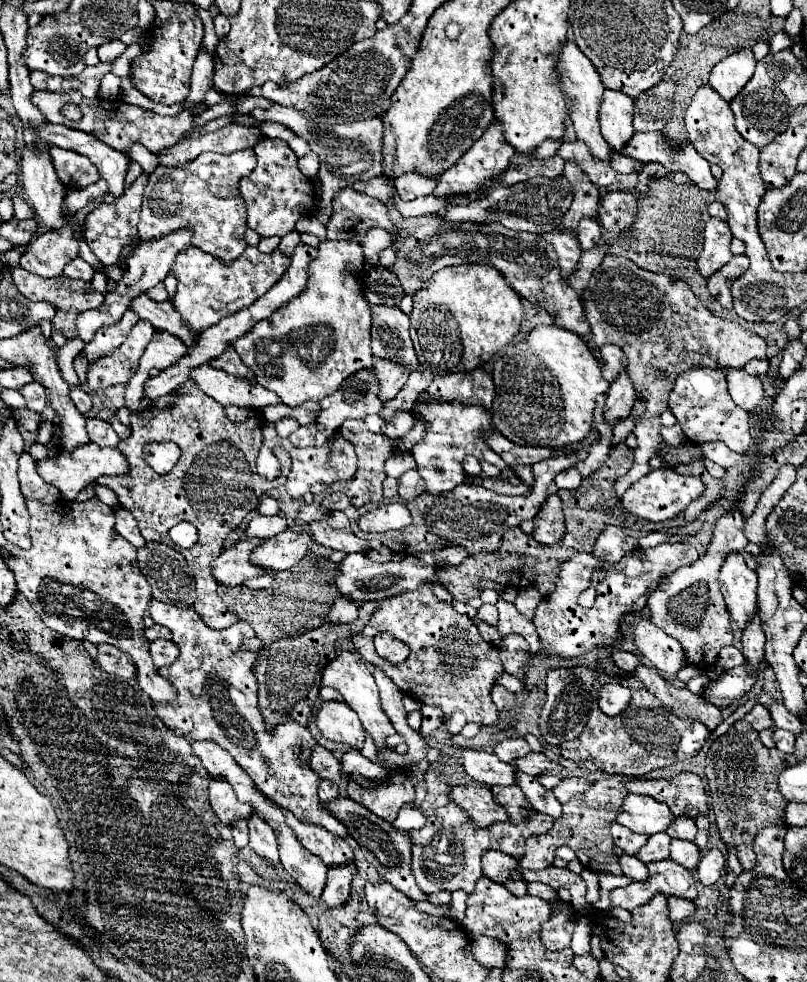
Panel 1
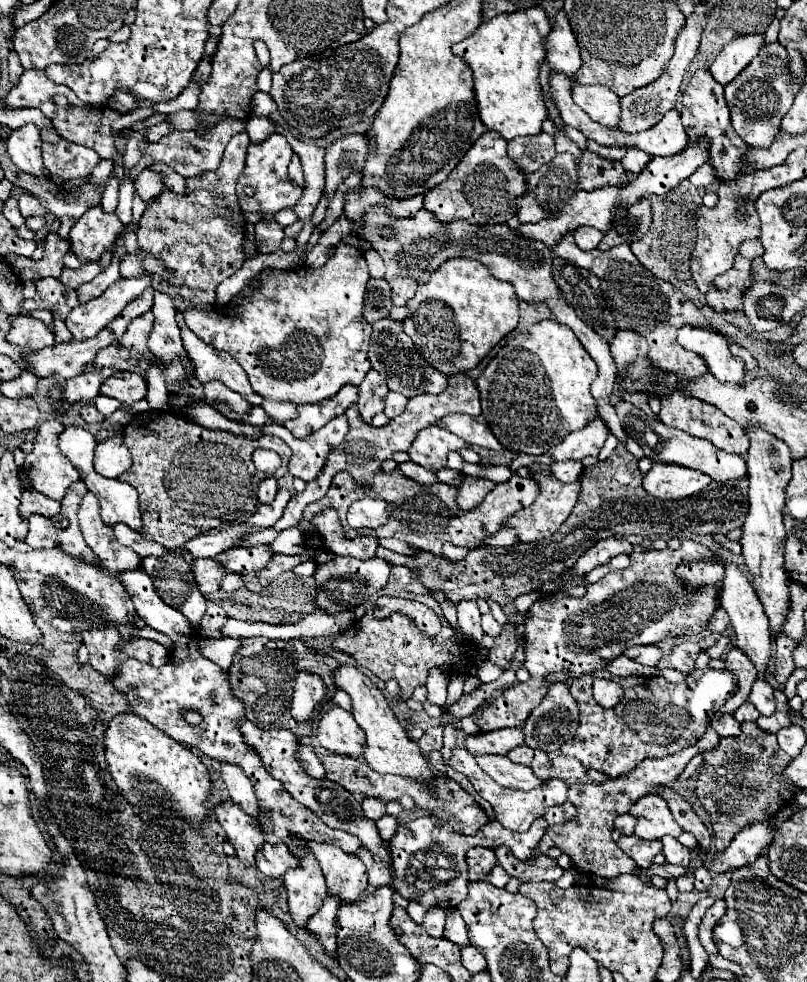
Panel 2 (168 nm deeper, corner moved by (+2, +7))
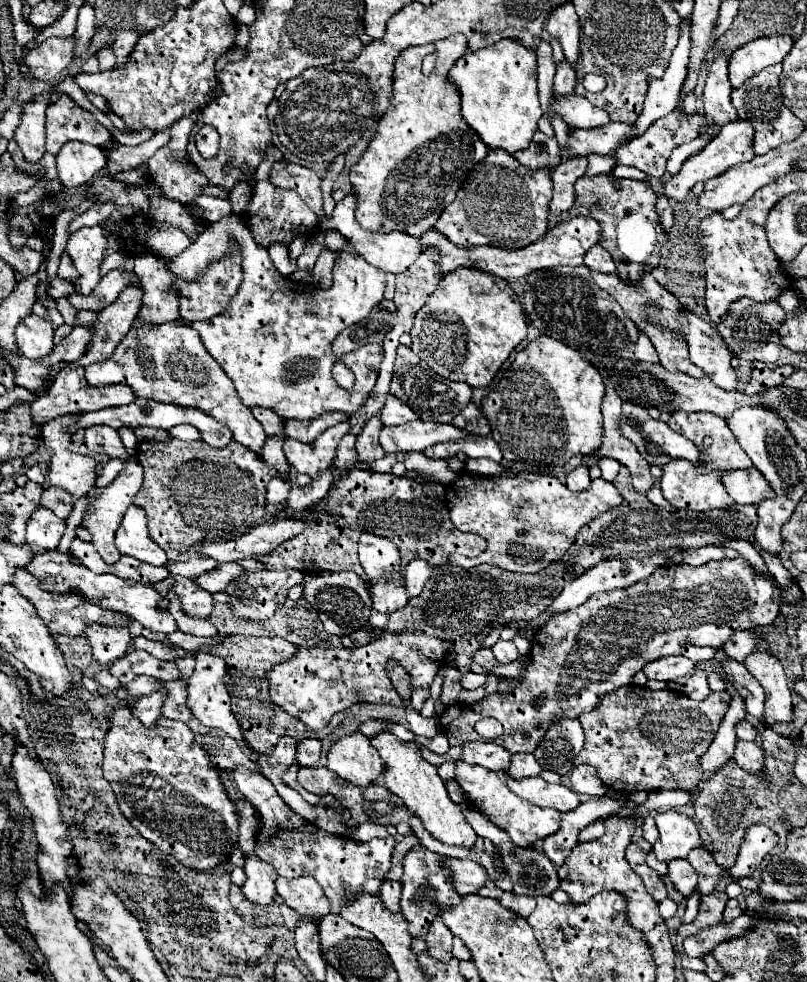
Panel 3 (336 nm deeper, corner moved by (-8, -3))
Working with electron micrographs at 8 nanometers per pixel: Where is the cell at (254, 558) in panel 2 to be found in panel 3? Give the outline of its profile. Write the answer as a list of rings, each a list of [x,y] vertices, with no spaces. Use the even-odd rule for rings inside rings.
[[[226,562],[226,564],[218,564],[212,572],[202,574],[196,578],[196,584],[202,586],[204,590],[212,590],[212,592],[222,592],[234,578],[238,578],[240,574],[244,574],[246,570],[238,564],[238,562]]]

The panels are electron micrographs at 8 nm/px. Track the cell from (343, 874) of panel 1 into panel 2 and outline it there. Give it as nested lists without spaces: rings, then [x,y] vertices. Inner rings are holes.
[[[326,896],[320,912],[310,918],[308,930],[318,938],[322,944],[322,950],[328,956],[334,956],[336,952],[336,912],[338,912],[340,900],[336,896]]]

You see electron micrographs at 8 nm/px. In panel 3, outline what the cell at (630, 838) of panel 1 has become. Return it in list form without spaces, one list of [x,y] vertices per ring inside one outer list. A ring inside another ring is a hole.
[[[644,818],[644,824],[642,824],[642,838],[646,840],[646,842],[650,842],[650,844],[654,844],[656,842],[656,838],[658,838],[658,830],[656,830],[656,824],[654,824],[654,818]]]

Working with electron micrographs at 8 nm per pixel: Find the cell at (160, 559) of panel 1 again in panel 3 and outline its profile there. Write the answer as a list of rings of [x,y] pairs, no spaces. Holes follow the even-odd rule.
[[[176,590],[168,592],[168,610],[172,612],[178,628],[186,634],[194,634],[194,636],[216,636],[218,630],[214,628],[214,624],[208,618],[198,618],[198,616],[188,616],[182,606],[180,606],[180,596],[176,594]]]

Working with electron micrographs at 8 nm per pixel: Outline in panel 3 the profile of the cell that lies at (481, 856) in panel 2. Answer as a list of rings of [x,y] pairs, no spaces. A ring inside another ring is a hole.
[[[450,858],[450,860],[446,860],[446,866],[452,870],[452,880],[456,882],[458,894],[462,894],[462,896],[478,892],[484,886],[484,882],[488,880],[488,872],[484,870],[484,866],[480,866],[474,860]]]

